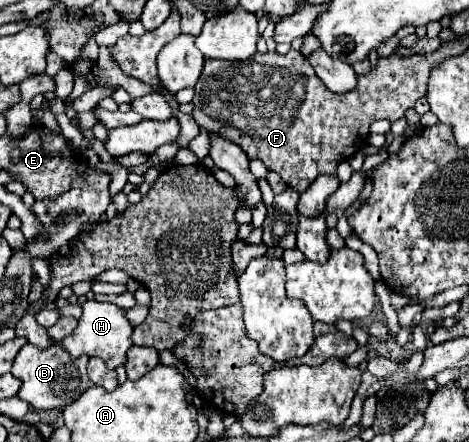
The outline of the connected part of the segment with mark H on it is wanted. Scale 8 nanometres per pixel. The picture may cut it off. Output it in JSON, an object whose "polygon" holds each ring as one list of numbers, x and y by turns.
{"polygon":[[86,300,82,308,84,312,78,320,76,330,70,336,66,336,66,340,62,340,60,344,72,358,78,358,82,354,100,356,108,368,122,366,126,362,126,352,132,346,132,332,134,332,134,326,126,318,126,310,110,302,98,302,98,300]]}

